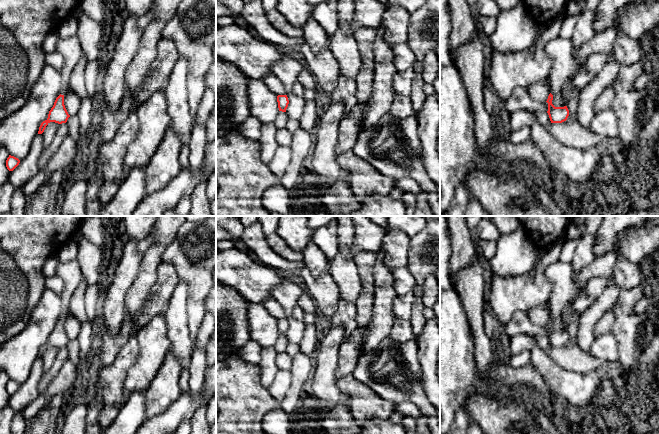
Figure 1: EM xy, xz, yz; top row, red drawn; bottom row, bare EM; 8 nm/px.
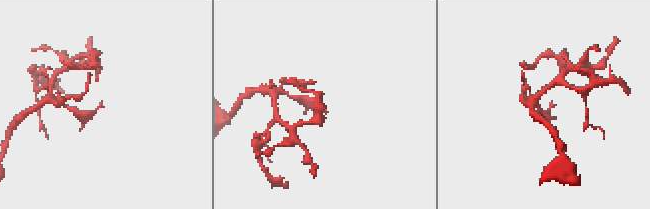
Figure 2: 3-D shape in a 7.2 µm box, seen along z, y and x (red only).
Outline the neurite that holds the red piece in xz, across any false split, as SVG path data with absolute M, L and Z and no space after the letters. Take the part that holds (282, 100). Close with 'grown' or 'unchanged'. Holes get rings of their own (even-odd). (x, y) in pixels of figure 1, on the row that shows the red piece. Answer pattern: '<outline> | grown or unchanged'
M278 95L277 102L278 102L279 111L286 112L286 109L289 104L287 95Z | unchanged

